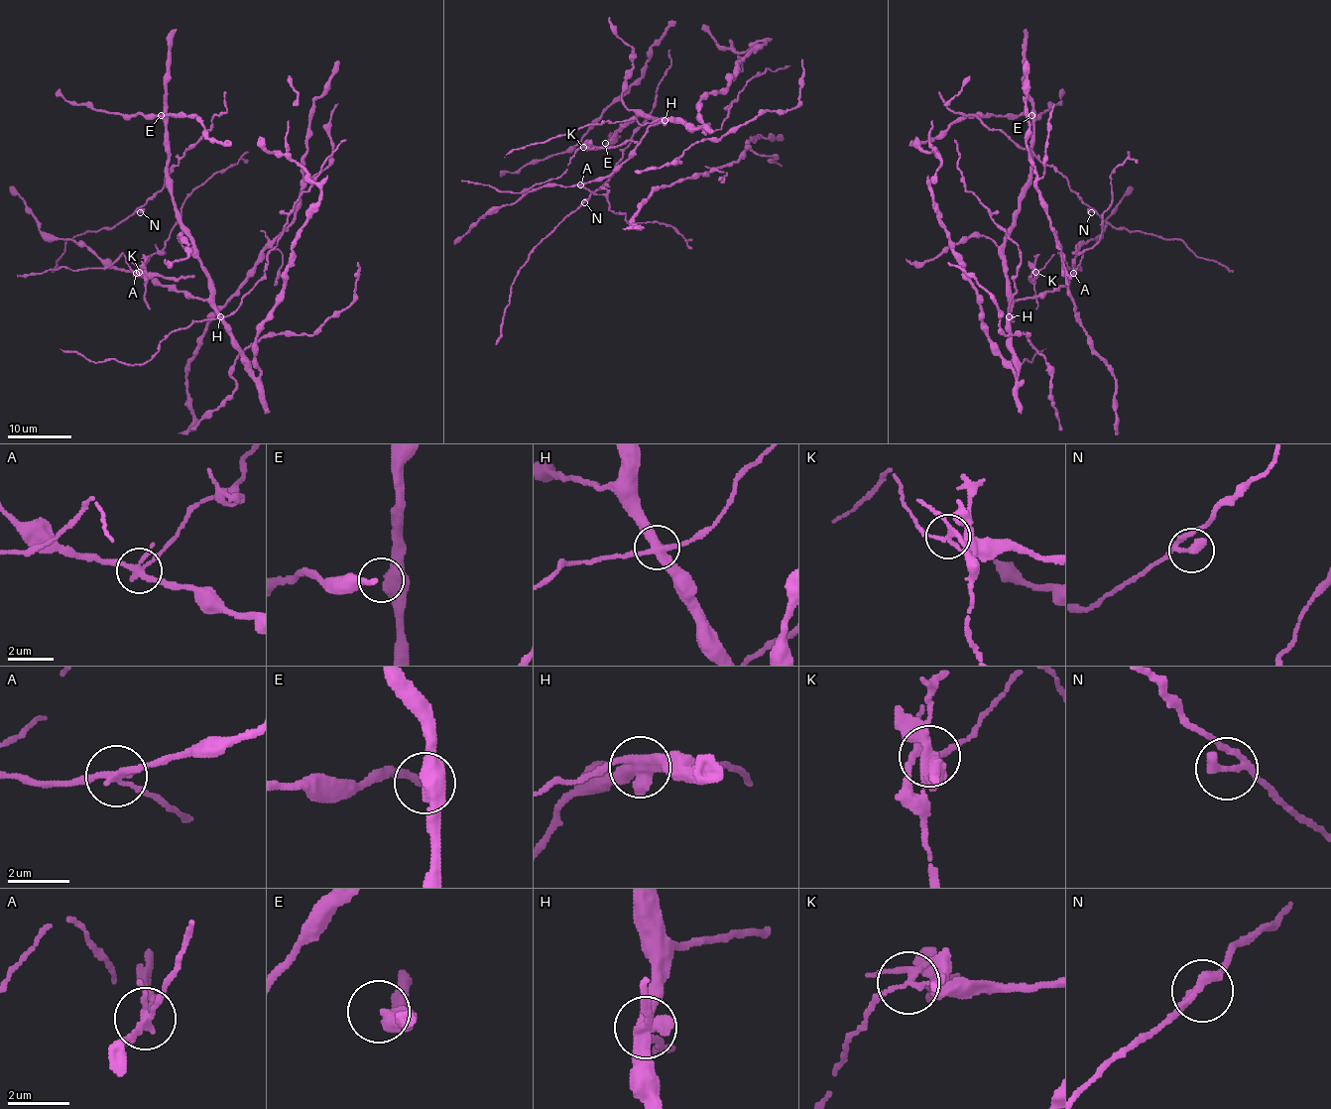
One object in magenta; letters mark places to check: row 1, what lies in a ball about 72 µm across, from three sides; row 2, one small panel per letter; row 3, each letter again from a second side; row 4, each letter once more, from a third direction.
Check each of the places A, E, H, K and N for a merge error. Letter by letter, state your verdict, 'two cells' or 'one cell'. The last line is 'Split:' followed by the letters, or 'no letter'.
A: two cells
E: one cell
H: two cells
K: two cells
N: one cell
Split: A, H, K

